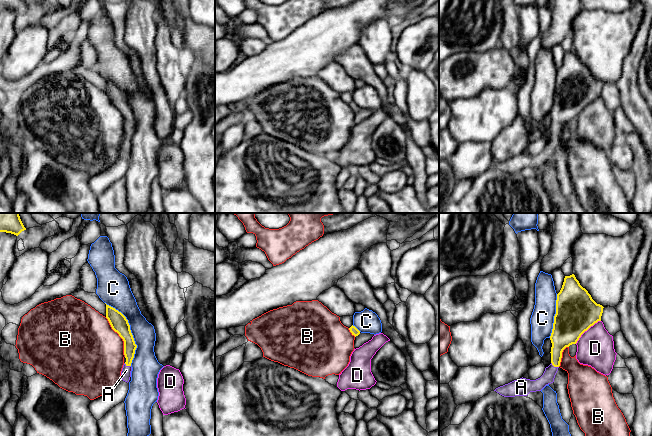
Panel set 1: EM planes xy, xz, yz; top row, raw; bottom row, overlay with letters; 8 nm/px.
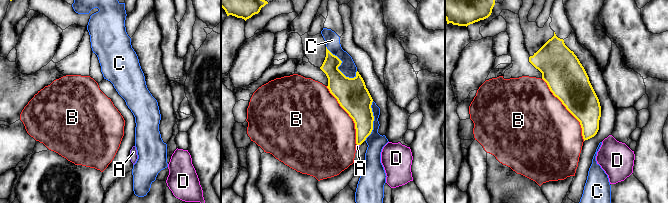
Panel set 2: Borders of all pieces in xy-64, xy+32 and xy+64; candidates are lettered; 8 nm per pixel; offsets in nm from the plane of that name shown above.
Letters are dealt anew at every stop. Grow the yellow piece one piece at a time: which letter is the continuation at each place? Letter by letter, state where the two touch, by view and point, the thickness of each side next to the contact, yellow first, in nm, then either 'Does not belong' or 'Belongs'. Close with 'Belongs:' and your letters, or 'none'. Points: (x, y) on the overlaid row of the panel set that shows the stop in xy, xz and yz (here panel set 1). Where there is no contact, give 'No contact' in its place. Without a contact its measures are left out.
A: Touches yellow at yz (554, 366). Thickness 190 nm (yellow) against 100 nm. Belongs
B: Touches yellow at xy (120, 336). Thickness 140 nm (yellow) against 480 nm. Does not belong
C: Touches yellow at xy (130, 331). Thickness 140 nm (yellow) against 180 nm. Does not belong
D: Touches yellow at yz (586, 330). Thickness 320 nm (yellow) against 300 nm. Does not belong
Belongs: A

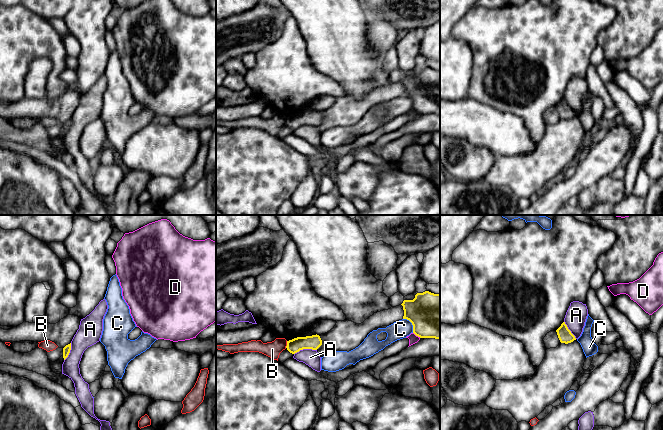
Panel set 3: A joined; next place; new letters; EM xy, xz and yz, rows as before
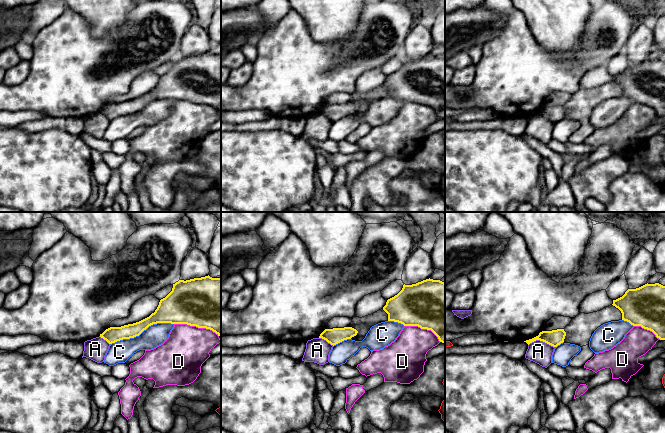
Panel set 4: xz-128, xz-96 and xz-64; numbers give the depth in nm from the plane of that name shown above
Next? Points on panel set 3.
A: Touches yellow at xz (305, 348). Thickness 120 nm (yellow) against 130 nm. Does not belong
B: Touches yellow at xz (287, 344). Thickness 120 nm (yellow) against 130 nm. Does not belong
C: Touches yellow at xz (412, 324). Thickness 360 nm (yellow) against 150 nm. Does not belong
D: Touches yellow at xz (417, 335). Thickness 360 nm (yellow) against 70 nm. Does not belong
Belongs: none

